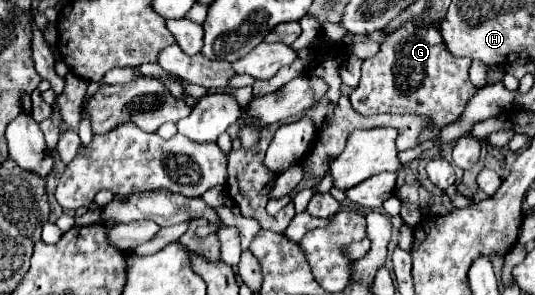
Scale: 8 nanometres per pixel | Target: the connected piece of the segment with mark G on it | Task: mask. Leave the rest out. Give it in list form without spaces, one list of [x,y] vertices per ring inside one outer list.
[[[415,16],[413,20],[403,22],[395,32],[387,34],[385,40],[381,42],[381,50],[379,50],[373,58],[367,58],[367,60],[363,62],[363,66],[361,66],[361,82],[359,82],[359,86],[351,92],[349,98],[351,98],[353,108],[355,108],[359,114],[363,114],[363,116],[373,116],[373,114],[423,114],[423,116],[427,116],[427,118],[431,118],[431,128],[425,128],[425,130],[423,130],[423,142],[425,142],[425,140],[433,140],[433,138],[439,136],[439,132],[441,132],[449,122],[453,122],[453,120],[457,120],[457,118],[461,116],[461,112],[463,112],[467,100],[477,92],[477,90],[473,88],[473,84],[469,82],[469,66],[471,66],[471,60],[469,60],[469,58],[457,58],[457,56],[453,56],[451,52],[447,52],[447,48],[443,46],[443,36],[439,34],[439,26],[437,26],[437,24],[427,22],[427,20],[421,18],[421,16]]]

